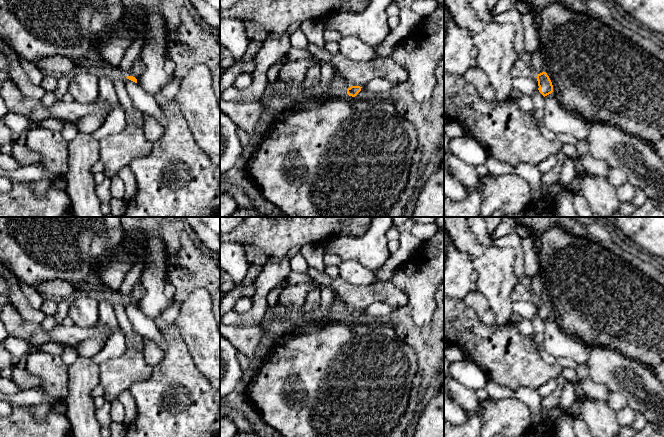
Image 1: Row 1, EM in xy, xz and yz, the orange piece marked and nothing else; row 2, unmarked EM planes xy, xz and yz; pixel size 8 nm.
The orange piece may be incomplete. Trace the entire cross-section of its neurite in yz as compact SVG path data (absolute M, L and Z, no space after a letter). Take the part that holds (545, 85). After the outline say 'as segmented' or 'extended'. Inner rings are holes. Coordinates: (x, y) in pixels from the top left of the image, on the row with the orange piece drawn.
M546 72L537 75L538 90L545 97L553 92L552 82Z | as segmented

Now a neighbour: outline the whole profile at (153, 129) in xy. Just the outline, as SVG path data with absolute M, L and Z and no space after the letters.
M147 114L147 121L144 127L146 138L153 144L162 136L164 127L157 121L157 119Z

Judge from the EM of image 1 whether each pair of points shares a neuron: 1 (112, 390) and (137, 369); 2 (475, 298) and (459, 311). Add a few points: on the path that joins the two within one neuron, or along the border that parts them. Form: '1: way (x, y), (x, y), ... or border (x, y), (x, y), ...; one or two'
1: way (118, 384), (131, 371); one
2: border (463, 299), (482, 322); two

